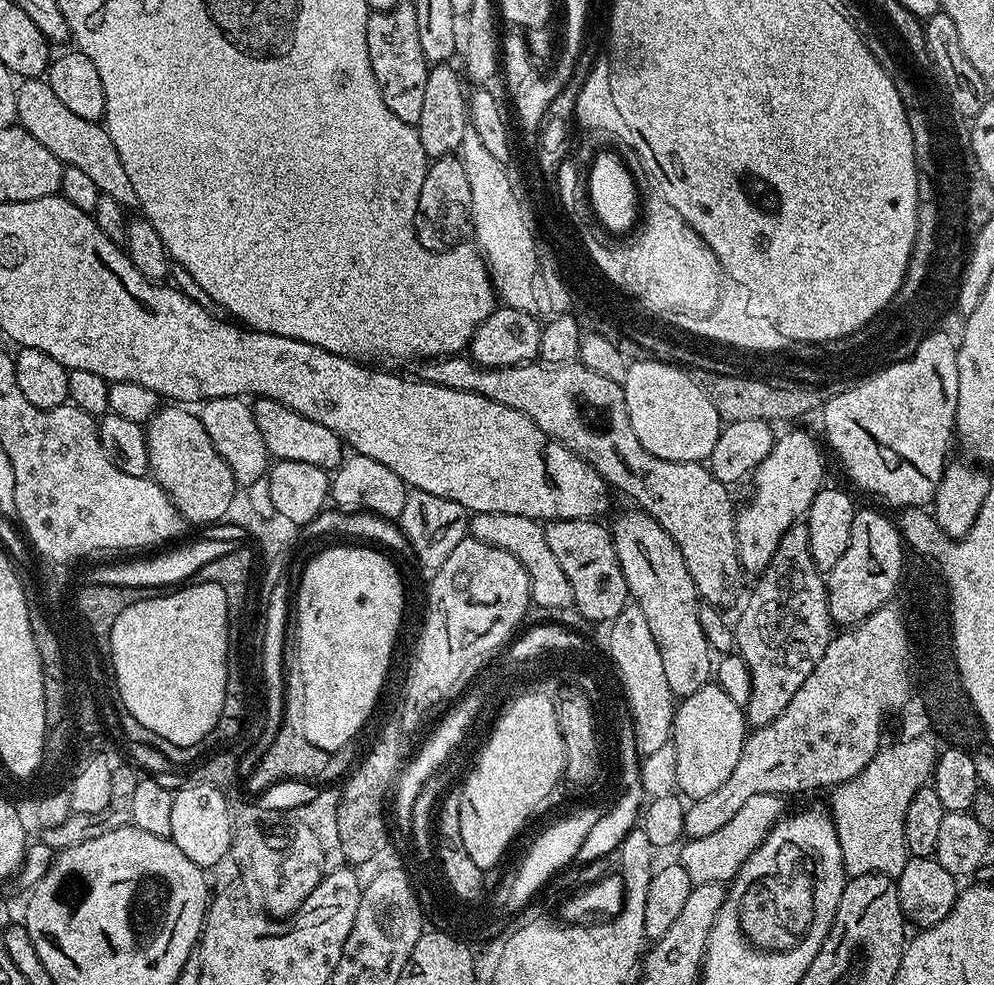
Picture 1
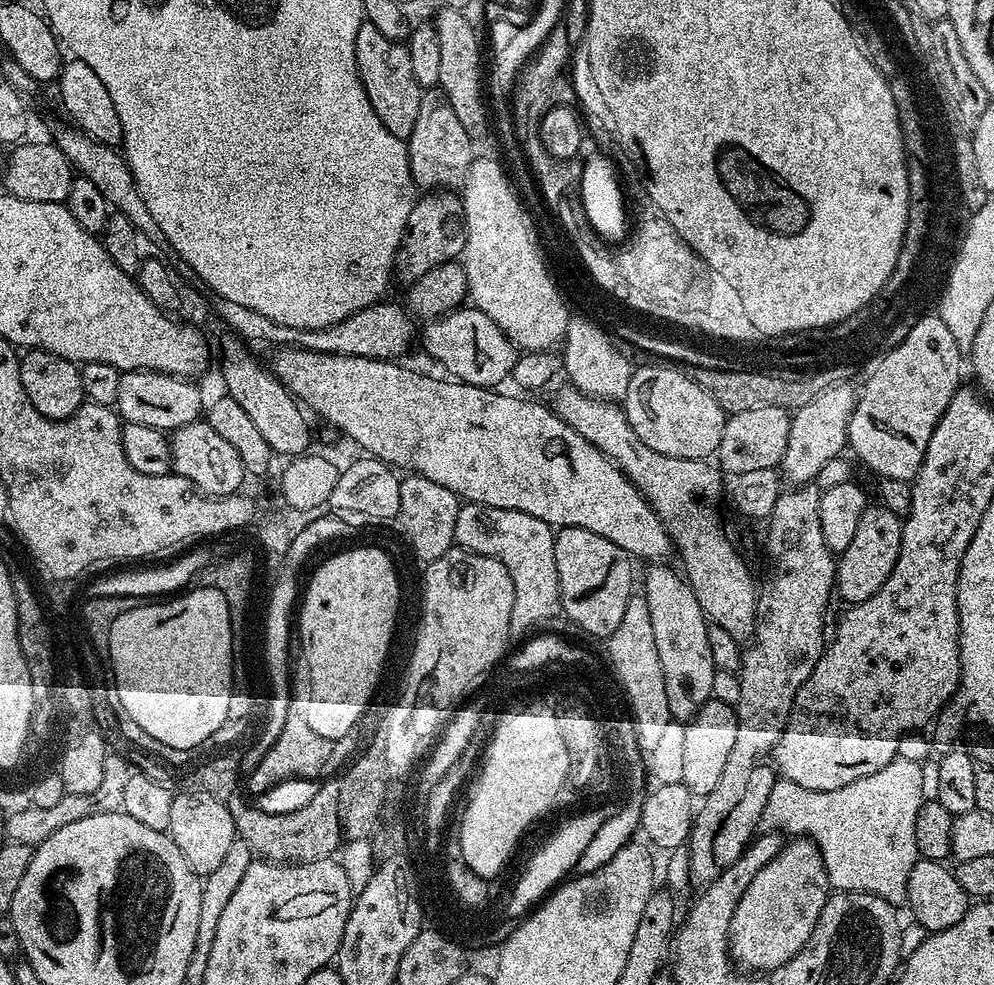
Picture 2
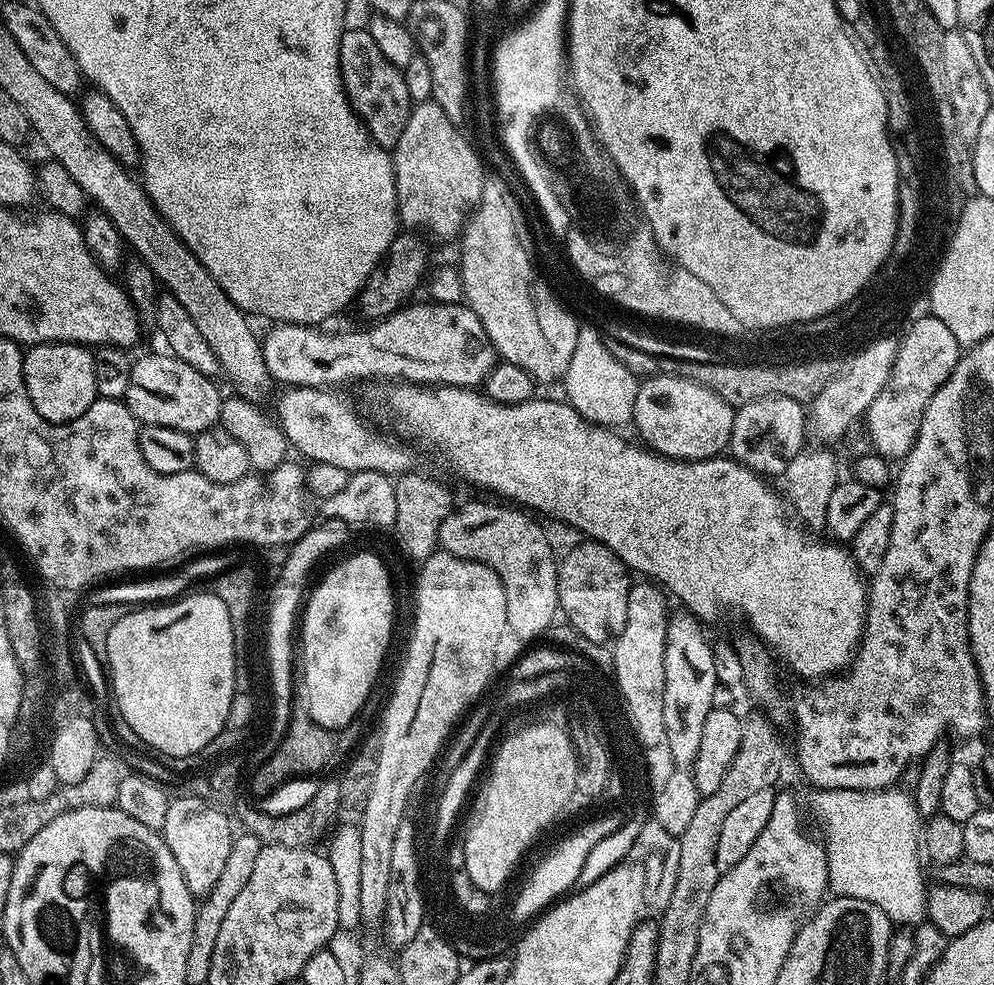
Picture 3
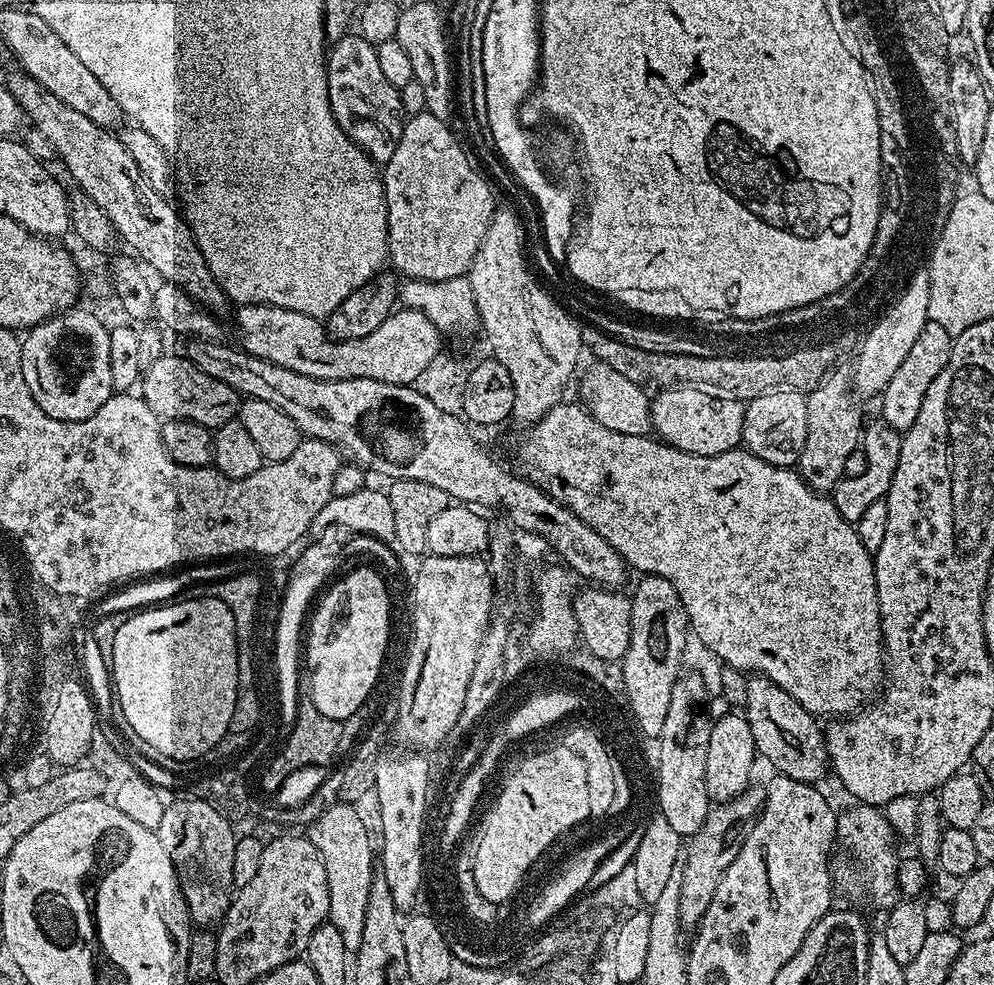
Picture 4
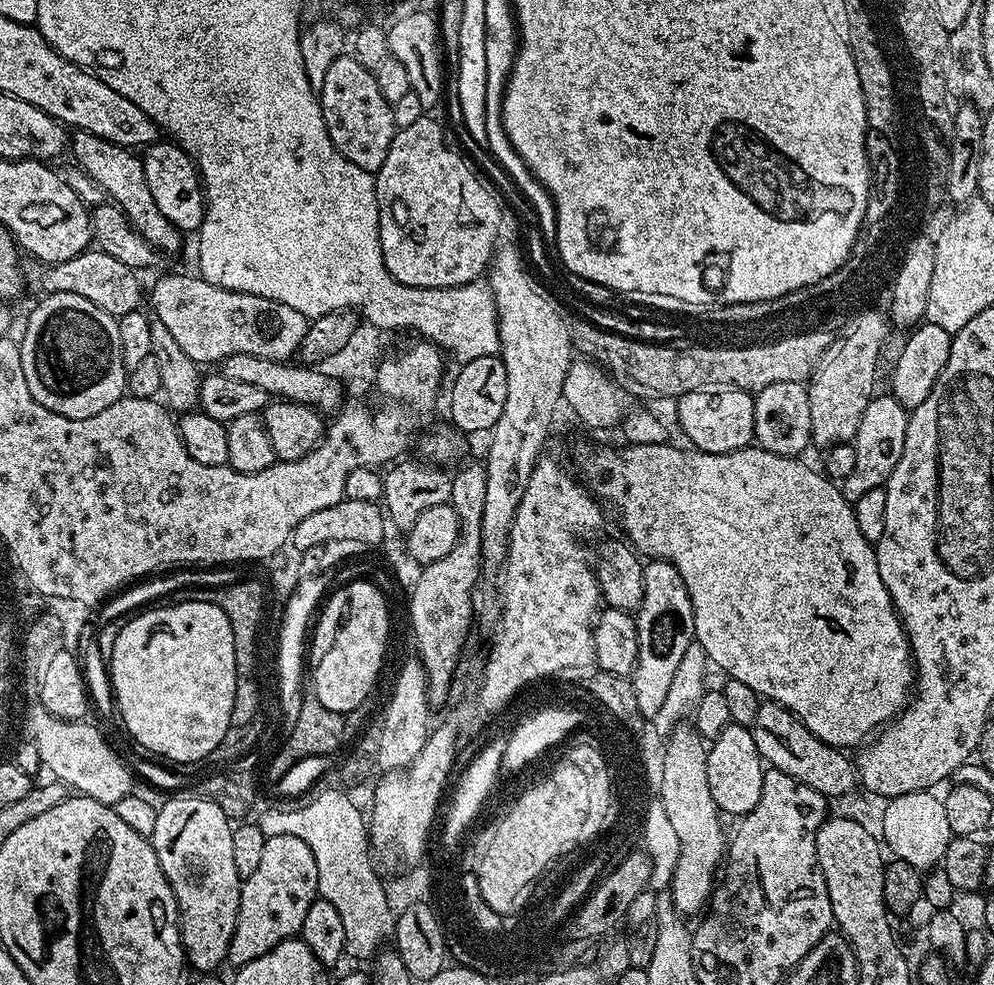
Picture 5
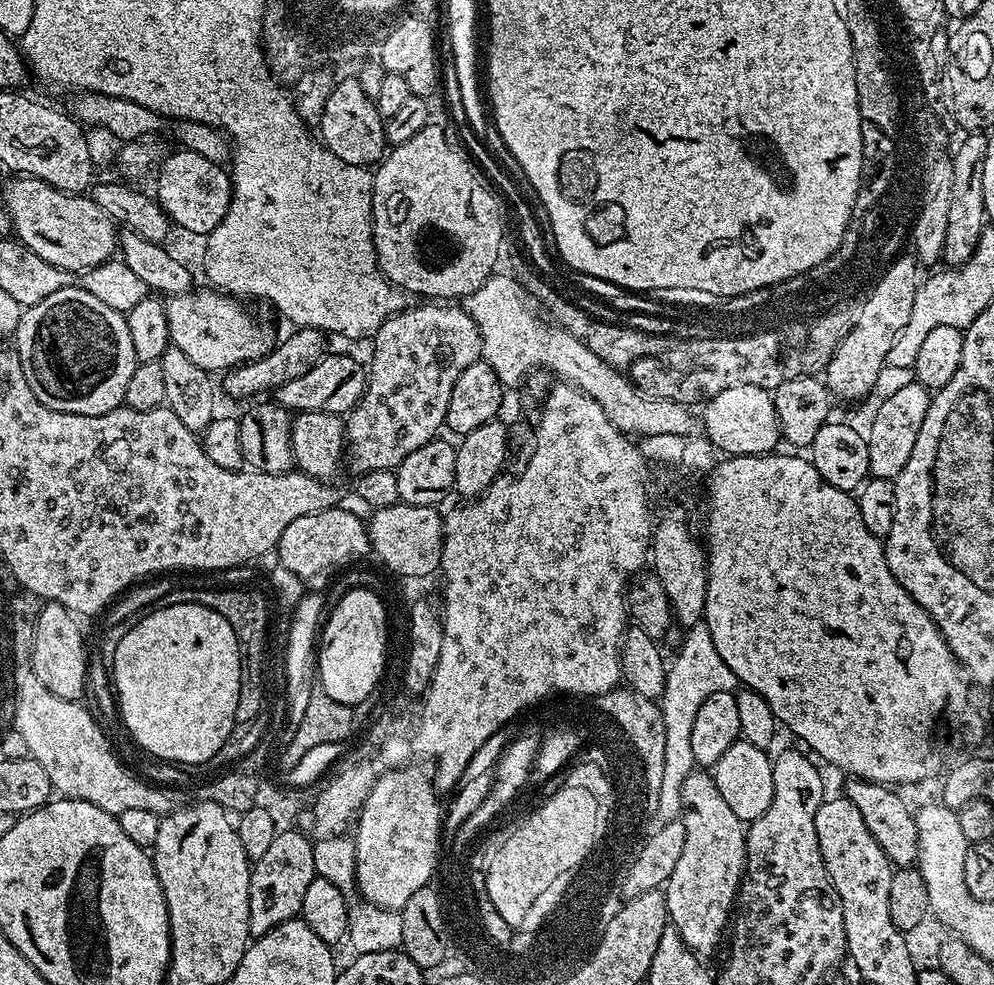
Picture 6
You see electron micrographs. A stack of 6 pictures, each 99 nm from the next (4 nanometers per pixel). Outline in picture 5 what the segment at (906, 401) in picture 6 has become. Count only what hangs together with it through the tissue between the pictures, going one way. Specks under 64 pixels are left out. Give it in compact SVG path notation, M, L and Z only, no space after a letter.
M890 394L873 395L872 400L862 410L862 422L858 422L854 446L854 470L846 474L842 481L842 491L849 502L862 498L875 488L884 488L890 474L894 474L894 466L898 466L898 458L902 458L902 450L906 446L906 426L909 409L903 408Z

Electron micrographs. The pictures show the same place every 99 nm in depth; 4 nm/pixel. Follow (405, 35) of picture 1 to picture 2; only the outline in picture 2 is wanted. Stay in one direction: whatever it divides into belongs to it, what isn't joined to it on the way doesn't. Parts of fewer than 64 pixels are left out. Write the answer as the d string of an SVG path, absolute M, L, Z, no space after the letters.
M365 22L358 30L358 38L354 38L354 58L358 66L358 74L362 86L366 90L366 98L370 98L370 106L374 106L374 114L378 114L382 126L394 134L394 138L407 141L414 134L414 126L418 119L418 106L422 106L422 91L418 78L414 78L414 70L410 63L407 43L386 38L386 34L378 31L373 24Z

